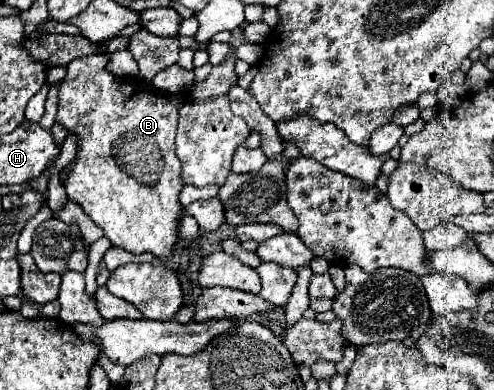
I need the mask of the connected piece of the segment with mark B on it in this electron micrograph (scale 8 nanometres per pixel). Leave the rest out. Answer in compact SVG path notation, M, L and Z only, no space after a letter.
M98 52L98 54L88 54L88 56L80 56L76 60L72 60L68 64L68 74L64 78L64 82L58 88L58 114L56 114L56 122L60 126L64 126L68 132L76 134L78 138L78 152L76 158L72 160L70 172L66 174L66 192L68 192L68 200L76 202L78 206L82 206L82 210L104 230L104 236L112 240L114 246L120 246L132 254L142 254L142 252L152 252L158 260L164 260L166 256L170 256L172 246L176 244L178 238L178 222L180 222L180 214L182 214L182 204L178 202L178 194L184 186L182 182L182 170L180 170L180 162L174 150L174 138L176 138L176 126L178 126L178 108L186 102L186 98L178 96L178 94L166 94L158 88L154 88L154 84L150 82L142 82L142 78L118 78L116 74L108 72L106 64L110 60L108 52Z

